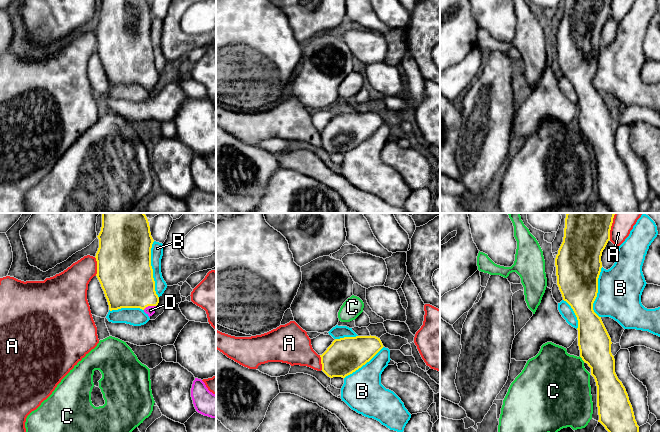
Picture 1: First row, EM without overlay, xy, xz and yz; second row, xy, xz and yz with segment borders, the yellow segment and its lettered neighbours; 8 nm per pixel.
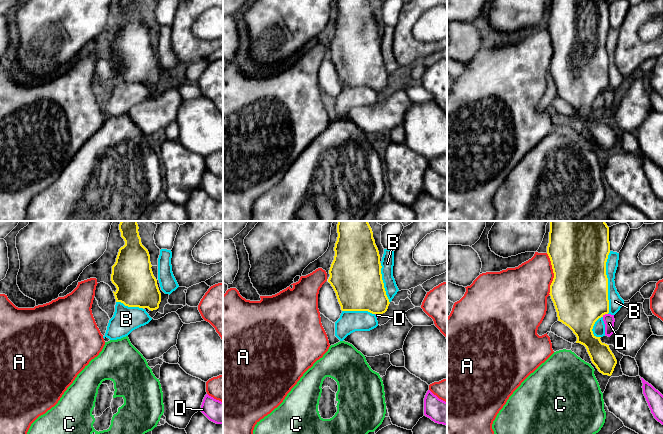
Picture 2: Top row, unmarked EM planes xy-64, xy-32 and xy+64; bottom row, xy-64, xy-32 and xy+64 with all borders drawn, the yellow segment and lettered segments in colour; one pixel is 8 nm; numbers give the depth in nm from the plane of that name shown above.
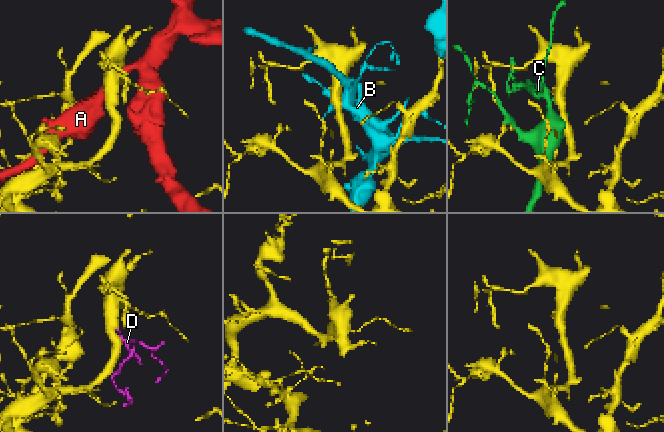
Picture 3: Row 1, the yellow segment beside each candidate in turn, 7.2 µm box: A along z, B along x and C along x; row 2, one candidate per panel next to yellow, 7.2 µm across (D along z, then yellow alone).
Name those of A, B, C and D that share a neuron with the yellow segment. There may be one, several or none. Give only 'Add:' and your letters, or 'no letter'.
Add: no letter

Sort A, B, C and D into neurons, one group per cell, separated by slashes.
A / B / C / D

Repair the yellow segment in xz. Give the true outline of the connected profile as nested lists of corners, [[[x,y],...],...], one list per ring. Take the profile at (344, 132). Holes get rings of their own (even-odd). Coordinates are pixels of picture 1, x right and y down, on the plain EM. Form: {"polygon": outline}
{"polygon": [[[371,111],[335,115],[320,131],[322,147],[330,154],[345,154],[369,138],[383,123],[380,114]]]}

